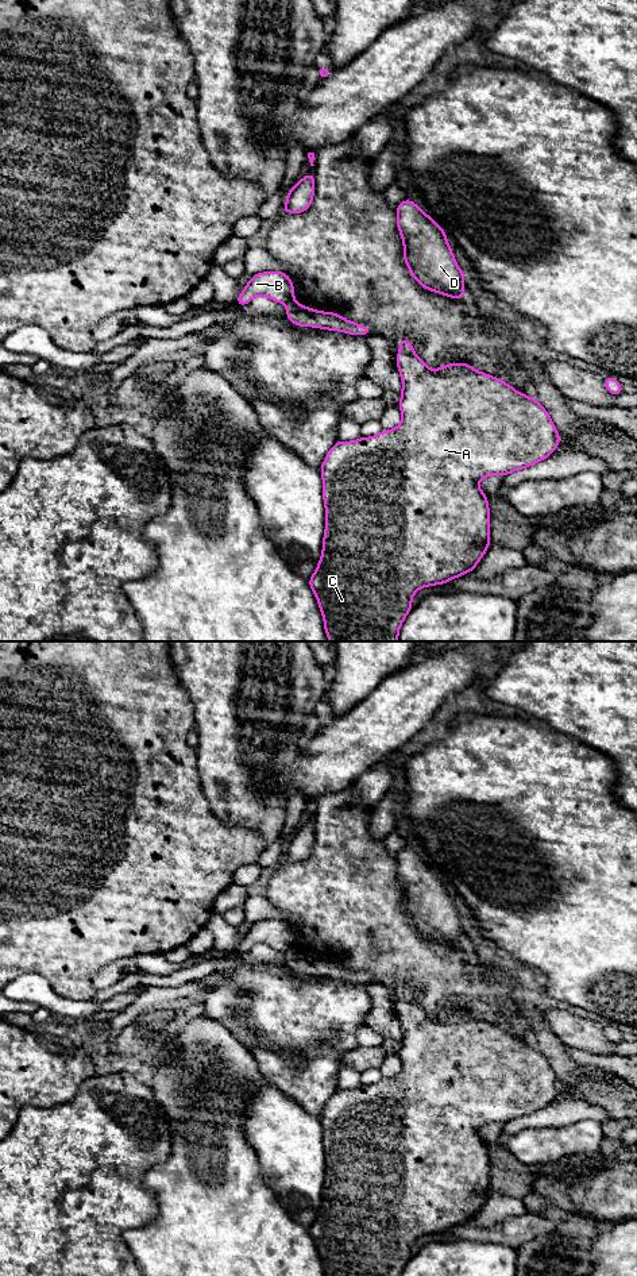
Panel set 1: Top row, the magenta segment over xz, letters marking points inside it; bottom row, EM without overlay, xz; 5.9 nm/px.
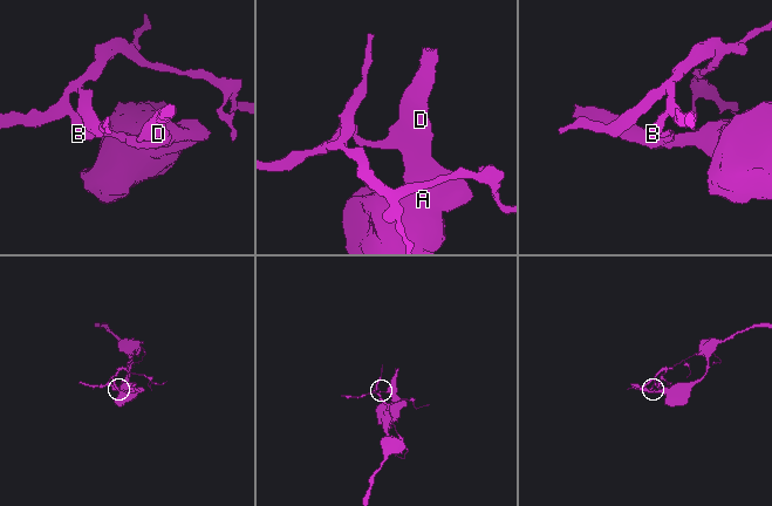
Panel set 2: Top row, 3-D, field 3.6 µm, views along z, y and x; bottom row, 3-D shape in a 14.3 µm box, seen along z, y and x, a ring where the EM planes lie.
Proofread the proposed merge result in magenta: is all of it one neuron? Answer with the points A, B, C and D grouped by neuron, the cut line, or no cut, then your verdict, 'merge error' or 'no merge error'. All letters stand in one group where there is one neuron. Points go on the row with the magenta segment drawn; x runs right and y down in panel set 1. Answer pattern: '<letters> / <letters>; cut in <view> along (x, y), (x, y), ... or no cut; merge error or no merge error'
A C D / B; cut in xz along (292, 299), (285, 304); merge error

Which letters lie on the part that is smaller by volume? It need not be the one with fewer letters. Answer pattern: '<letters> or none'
B

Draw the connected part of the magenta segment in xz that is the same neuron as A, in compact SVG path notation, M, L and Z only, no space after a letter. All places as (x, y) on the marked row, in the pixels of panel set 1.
M404 338L395 359L404 385L398 404L402 412L399 425L371 437L337 440L320 469L325 532L320 562L308 583L318 602L329 641L398 641L414 593L472 571L491 544L489 501L478 482L538 463L560 443L545 408L499 378L468 363L451 363L432 371Z

